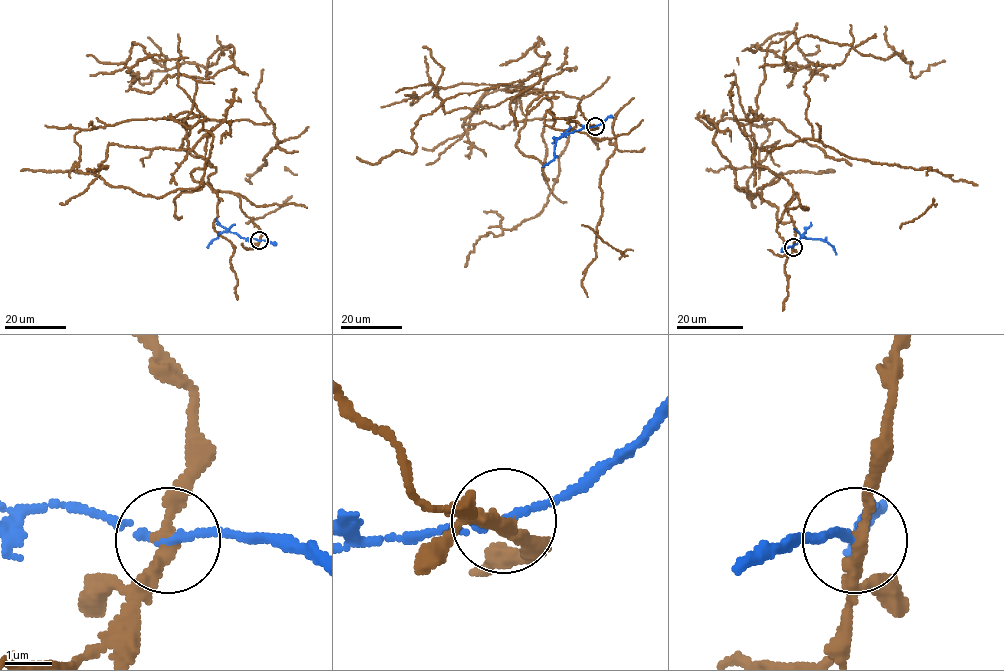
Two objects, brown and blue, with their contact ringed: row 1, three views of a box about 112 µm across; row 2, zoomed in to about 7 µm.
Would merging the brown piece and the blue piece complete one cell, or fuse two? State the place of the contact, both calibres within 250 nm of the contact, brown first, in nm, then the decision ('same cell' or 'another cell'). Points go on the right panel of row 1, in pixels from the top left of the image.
place (793, 247); calibres 280 and 150 nm; another cell

